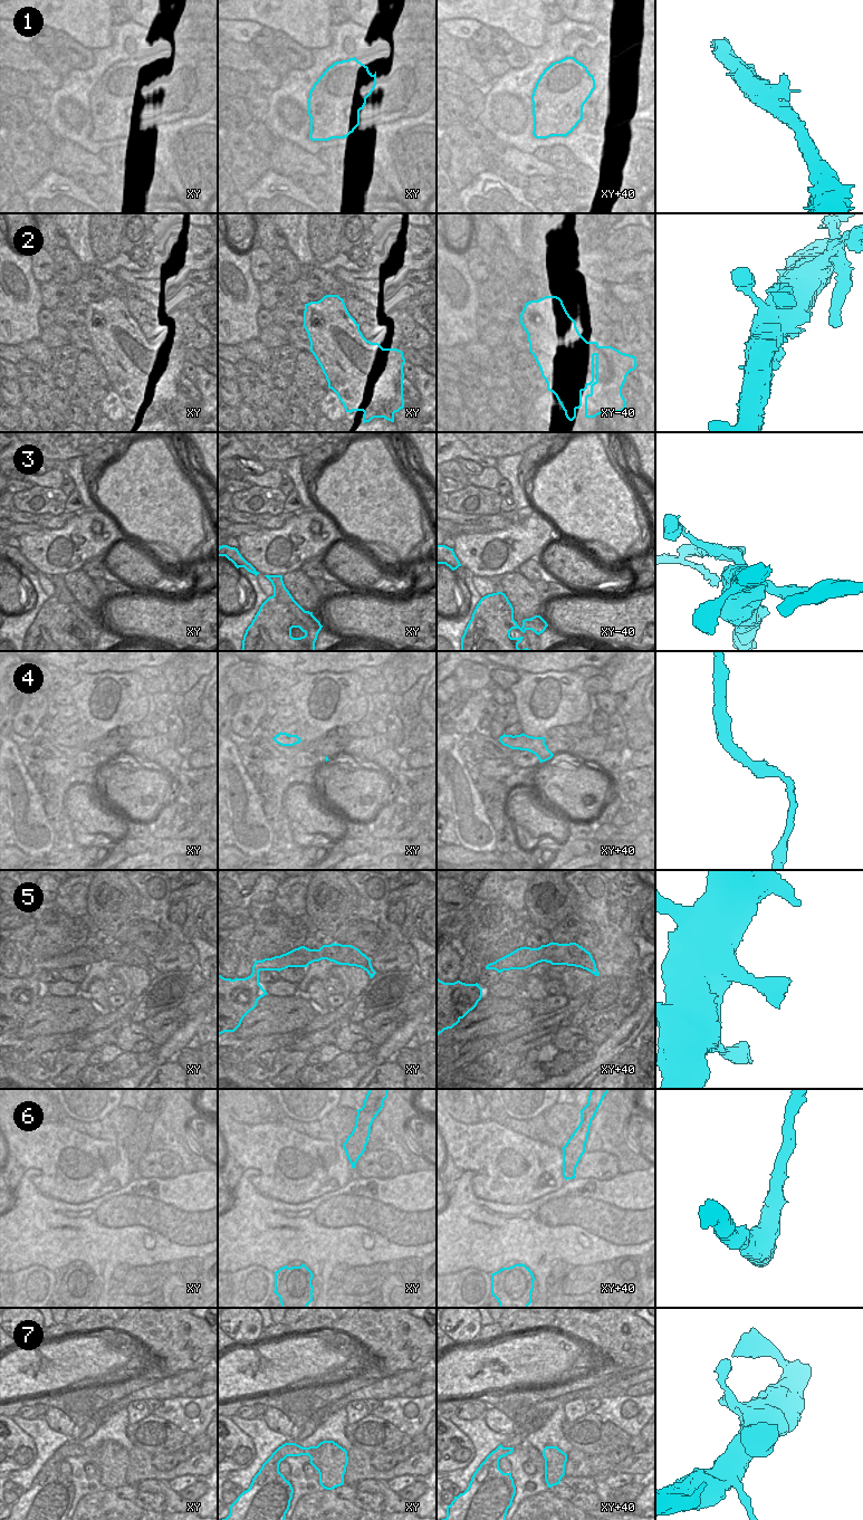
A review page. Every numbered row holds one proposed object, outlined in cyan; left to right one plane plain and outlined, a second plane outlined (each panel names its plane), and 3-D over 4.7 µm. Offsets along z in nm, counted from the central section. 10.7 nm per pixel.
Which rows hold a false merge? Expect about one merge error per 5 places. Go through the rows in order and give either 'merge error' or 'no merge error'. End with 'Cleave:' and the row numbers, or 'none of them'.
1: no merge error
2: no merge error
3: merge error
4: no merge error
5: no merge error
6: no merge error
7: no merge error
Cleave: 3

